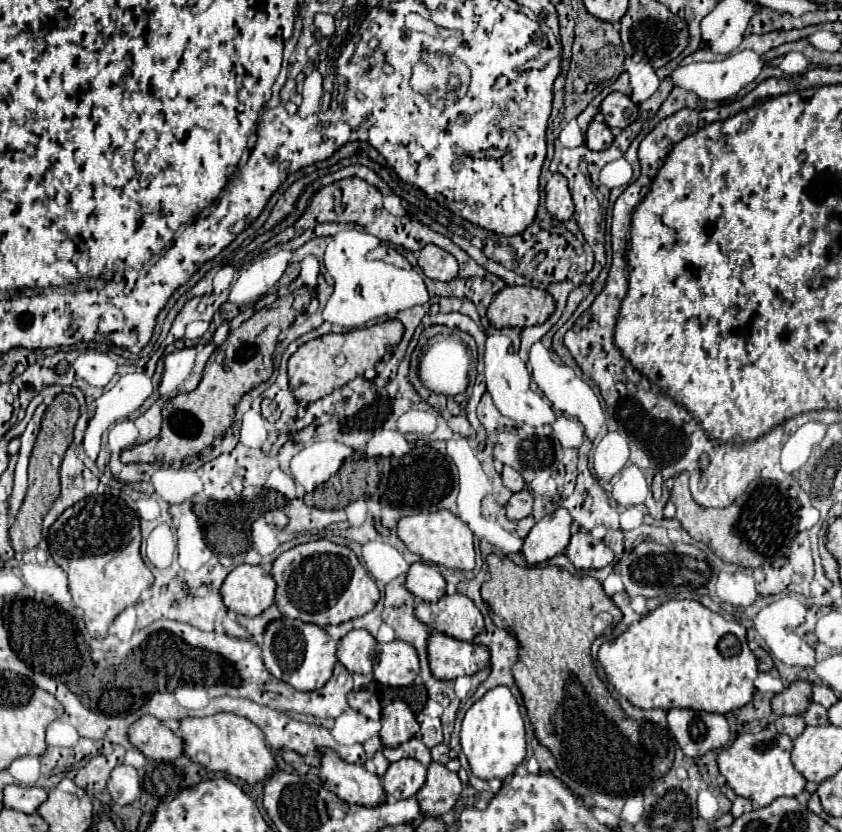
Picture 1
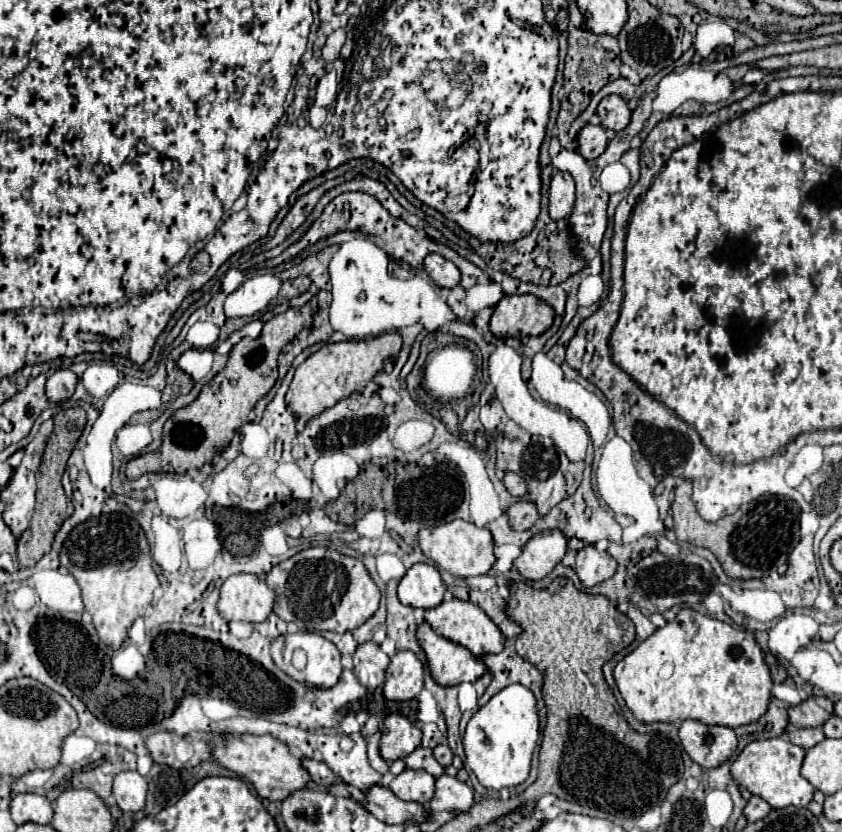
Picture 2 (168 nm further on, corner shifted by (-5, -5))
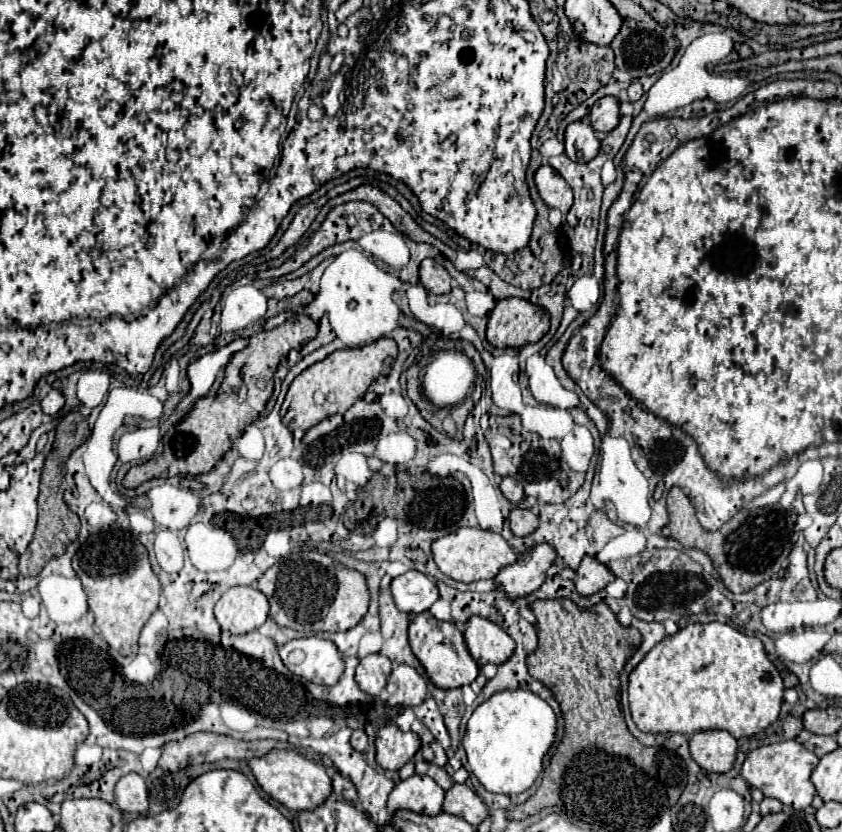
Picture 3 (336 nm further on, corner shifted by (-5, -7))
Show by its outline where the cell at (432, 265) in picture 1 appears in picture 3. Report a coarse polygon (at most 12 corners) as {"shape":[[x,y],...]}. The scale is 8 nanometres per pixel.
{"shape":[[431,258],[419,268],[419,282],[433,294],[449,294],[453,278]]}

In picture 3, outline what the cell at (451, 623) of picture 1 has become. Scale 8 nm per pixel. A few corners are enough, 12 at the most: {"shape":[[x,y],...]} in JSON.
{"shape":[[471,616],[463,630],[473,660],[503,664],[513,638],[487,618]]}

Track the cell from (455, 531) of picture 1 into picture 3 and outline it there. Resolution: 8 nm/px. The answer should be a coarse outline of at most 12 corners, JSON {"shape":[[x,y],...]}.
{"shape":[[457,528],[431,544],[457,582],[495,578],[517,554],[499,534]]}

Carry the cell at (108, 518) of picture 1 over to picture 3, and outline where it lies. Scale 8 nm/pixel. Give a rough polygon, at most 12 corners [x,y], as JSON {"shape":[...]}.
{"shape":[[133,532],[91,534],[71,564],[105,642],[131,654],[161,584]]}

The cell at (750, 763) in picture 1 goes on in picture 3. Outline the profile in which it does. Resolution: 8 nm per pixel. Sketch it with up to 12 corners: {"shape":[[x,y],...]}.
{"shape":[[795,740],[751,750],[741,778],[791,810],[811,806],[819,758]]}

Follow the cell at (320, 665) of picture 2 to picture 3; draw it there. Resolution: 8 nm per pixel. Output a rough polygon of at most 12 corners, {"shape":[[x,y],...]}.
{"shape":[[319,636],[289,640],[283,664],[307,682],[333,686],[343,658]]}

